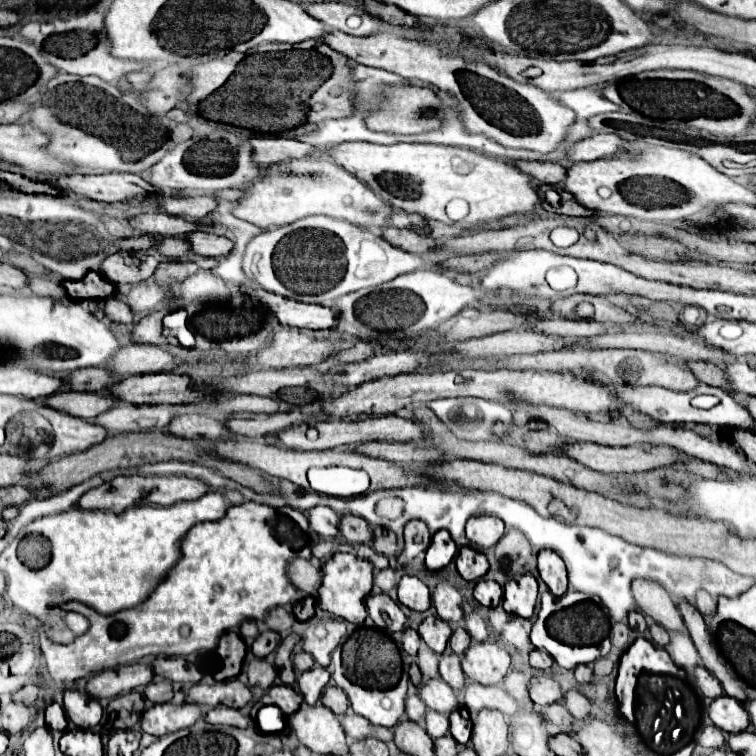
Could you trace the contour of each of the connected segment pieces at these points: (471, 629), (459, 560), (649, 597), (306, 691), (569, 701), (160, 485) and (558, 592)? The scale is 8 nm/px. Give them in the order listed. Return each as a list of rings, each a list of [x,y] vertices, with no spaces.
[[[476,612],[468,614],[468,616],[464,618],[464,622],[466,622],[468,634],[470,634],[476,642],[486,642],[486,640],[488,640],[488,628],[486,628],[484,620],[482,620]]]
[[[464,546],[456,556],[456,568],[466,582],[476,582],[488,572],[488,560],[484,554],[476,552],[474,548]]]
[[[636,580],[632,584],[632,592],[640,610],[652,616],[660,626],[664,626],[670,632],[686,632],[686,624],[682,620],[680,610],[674,606],[674,602],[662,586],[646,580]]]
[[[314,666],[312,670],[306,670],[298,678],[298,688],[300,688],[300,694],[304,696],[304,702],[314,706],[320,700],[328,682],[330,682],[330,672],[326,668]]]
[[[570,690],[570,692],[564,692],[564,700],[562,704],[570,710],[570,714],[578,720],[586,720],[590,716],[590,700],[586,696],[582,696],[578,690]]]
[[[116,476],[108,482],[104,482],[98,488],[88,490],[78,506],[82,510],[108,510],[114,514],[122,514],[134,504],[158,504],[158,506],[172,506],[182,500],[196,500],[200,498],[208,486],[198,478],[186,478],[186,476]]]
[[[542,550],[538,554],[538,572],[554,596],[564,596],[564,592],[568,590],[568,576],[564,560],[556,552]]]

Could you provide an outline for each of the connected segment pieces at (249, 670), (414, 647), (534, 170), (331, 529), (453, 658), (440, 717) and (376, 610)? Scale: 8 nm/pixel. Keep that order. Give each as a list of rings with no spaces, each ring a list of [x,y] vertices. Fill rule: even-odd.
[[[248,654],[248,658],[246,658],[246,674],[248,674],[250,686],[258,686],[262,690],[268,690],[274,684],[274,680],[278,676],[278,670],[274,668],[274,664]]]
[[[406,628],[406,632],[402,632],[402,648],[404,648],[406,654],[410,654],[410,656],[416,656],[416,654],[418,654],[420,636],[418,636],[412,628]]]
[[[516,162],[524,172],[528,172],[530,176],[534,176],[536,180],[548,184],[548,186],[556,186],[562,184],[566,178],[566,168],[560,164],[552,164],[552,162]]]
[[[316,506],[308,512],[308,520],[310,520],[310,528],[314,532],[318,532],[322,538],[336,538],[338,532],[338,524],[340,524],[340,516],[328,508],[328,506]]]
[[[450,648],[440,656],[440,676],[454,690],[462,690],[466,686],[466,676],[460,666],[460,656],[456,656]]]
[[[430,710],[430,712],[426,714],[426,732],[430,734],[430,738],[438,738],[438,736],[450,734],[450,722],[448,722],[448,716]]]
[[[372,594],[366,600],[368,614],[374,624],[388,632],[402,632],[406,628],[408,618],[400,610],[400,606],[388,594]]]

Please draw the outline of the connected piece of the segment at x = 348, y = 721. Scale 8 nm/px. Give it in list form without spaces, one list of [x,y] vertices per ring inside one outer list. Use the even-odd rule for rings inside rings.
[[[350,710],[342,716],[342,728],[352,740],[362,740],[372,736],[372,724],[362,720],[362,716],[354,716],[354,712]]]

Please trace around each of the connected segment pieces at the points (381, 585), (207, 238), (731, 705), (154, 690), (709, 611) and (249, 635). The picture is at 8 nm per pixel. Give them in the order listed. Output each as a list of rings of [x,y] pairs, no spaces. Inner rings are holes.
[[[388,567],[380,570],[374,577],[374,584],[384,593],[388,593],[395,585],[395,571]]]
[[[192,232],[192,234],[188,234],[188,240],[192,244],[192,252],[200,254],[200,256],[226,258],[234,248],[232,240],[228,240],[224,236],[208,234],[208,232]]]
[[[720,696],[708,706],[708,714],[712,722],[730,734],[738,734],[750,726],[750,714],[746,712],[744,704],[730,698],[730,696]]]
[[[164,680],[164,682],[152,682],[152,684],[148,684],[144,688],[144,696],[150,702],[154,702],[154,704],[158,704],[158,702],[170,702],[174,698],[174,688],[172,688],[172,684],[168,680]]]
[[[698,592],[698,604],[696,604],[696,608],[698,608],[698,612],[700,612],[704,618],[710,618],[710,616],[714,614],[716,604],[714,604],[714,600],[710,598],[710,594]]]
[[[246,620],[240,626],[240,634],[242,634],[242,638],[246,638],[246,642],[252,642],[260,634],[260,630],[258,630],[258,626],[256,626],[254,620]]]

